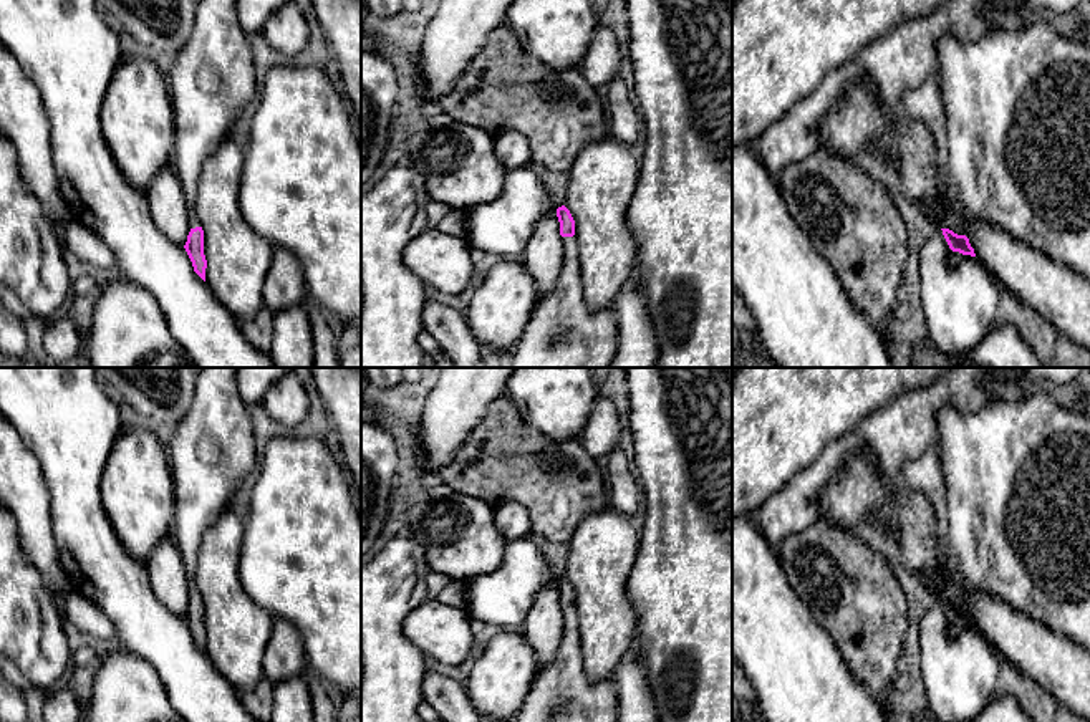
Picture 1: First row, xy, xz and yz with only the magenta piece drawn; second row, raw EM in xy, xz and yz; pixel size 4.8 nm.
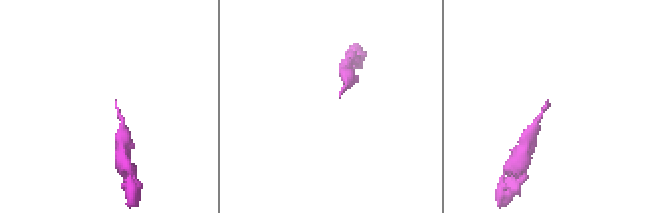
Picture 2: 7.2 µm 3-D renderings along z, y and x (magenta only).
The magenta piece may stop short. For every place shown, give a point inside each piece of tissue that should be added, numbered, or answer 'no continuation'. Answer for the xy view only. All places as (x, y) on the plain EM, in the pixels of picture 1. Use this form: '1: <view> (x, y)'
1: xy (211, 451)

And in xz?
1: xz (560, 693)

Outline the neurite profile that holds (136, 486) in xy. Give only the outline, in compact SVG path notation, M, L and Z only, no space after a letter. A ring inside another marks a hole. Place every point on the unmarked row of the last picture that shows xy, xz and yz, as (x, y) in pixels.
M156 427L124 429L101 475L101 502L136 560L147 561L156 545L171 537L174 500L164 434Z

